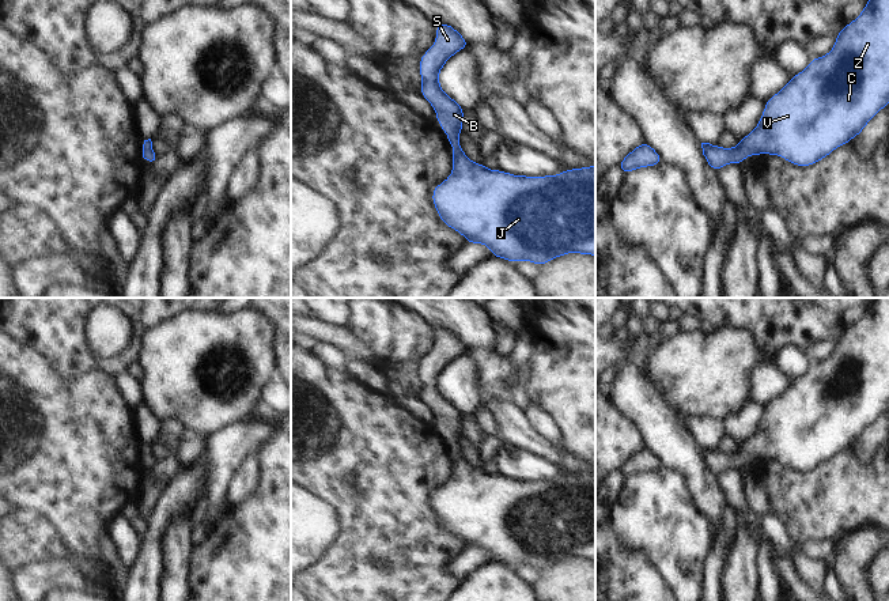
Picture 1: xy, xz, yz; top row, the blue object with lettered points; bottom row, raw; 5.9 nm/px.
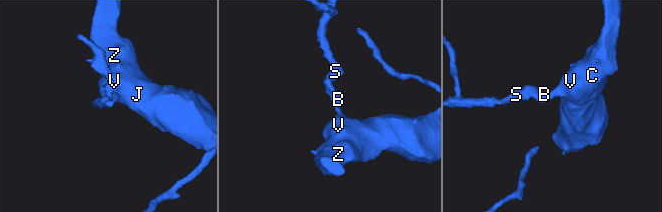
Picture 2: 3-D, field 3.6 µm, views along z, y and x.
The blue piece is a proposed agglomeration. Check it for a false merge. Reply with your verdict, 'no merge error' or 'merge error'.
no merge error

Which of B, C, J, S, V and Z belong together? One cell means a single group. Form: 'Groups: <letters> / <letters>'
Groups: B C J S V Z

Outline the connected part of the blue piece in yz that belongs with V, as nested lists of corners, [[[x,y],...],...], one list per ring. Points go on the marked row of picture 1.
[[[869,0],[860,15],[841,29],[832,50],[813,57],[810,64],[767,102],[753,132],[737,147],[723,148],[701,143],[708,166],[719,171],[729,163],[741,165],[752,155],[779,155],[787,162],[807,167],[826,158],[852,137],[889,105],[889,0]]]

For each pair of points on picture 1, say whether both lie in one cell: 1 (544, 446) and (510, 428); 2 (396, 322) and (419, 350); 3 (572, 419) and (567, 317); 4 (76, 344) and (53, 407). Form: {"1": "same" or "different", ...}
{"1": "same", "2": "same", "3": "same", "4": "different"}

